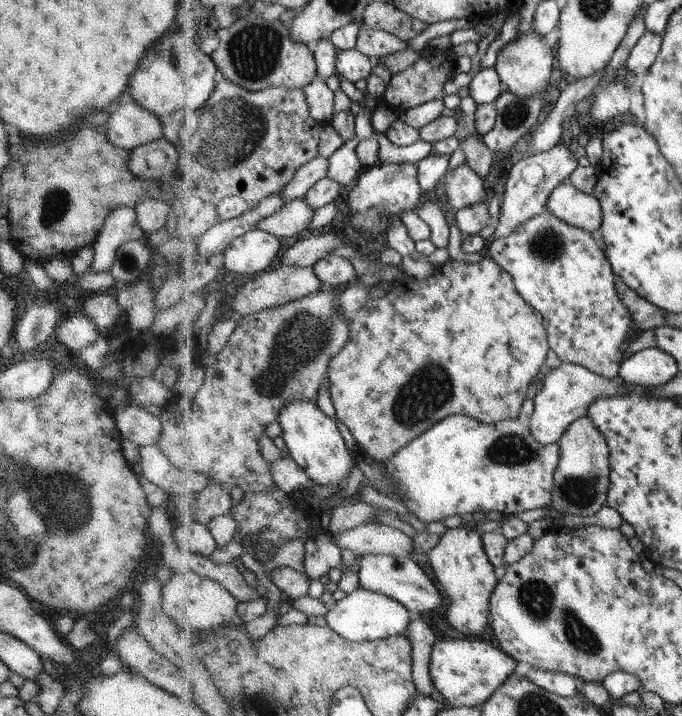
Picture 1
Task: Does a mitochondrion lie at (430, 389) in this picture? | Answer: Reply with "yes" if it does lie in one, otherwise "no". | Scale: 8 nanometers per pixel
yes

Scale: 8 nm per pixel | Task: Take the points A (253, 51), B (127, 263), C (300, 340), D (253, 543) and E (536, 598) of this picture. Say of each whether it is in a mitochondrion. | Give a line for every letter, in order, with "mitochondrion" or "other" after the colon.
A: mitochondrion
B: mitochondrion
C: mitochondrion
D: other
E: mitochondrion

